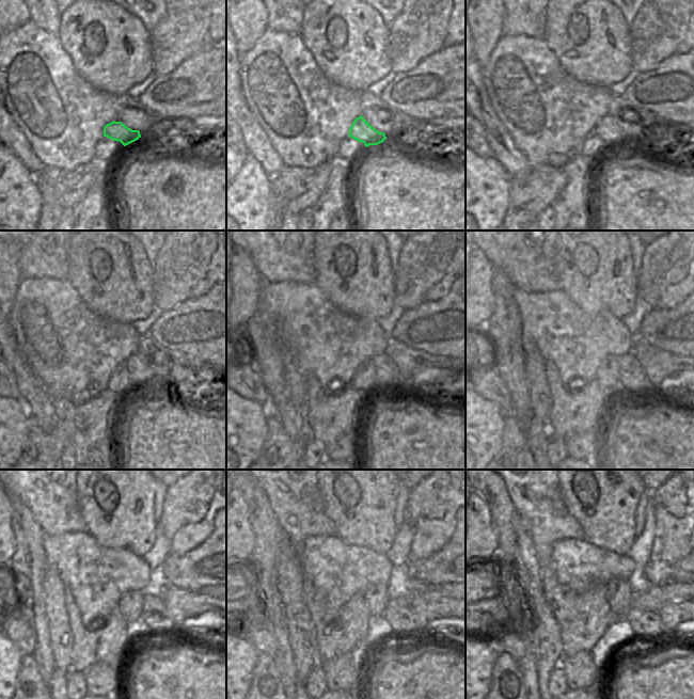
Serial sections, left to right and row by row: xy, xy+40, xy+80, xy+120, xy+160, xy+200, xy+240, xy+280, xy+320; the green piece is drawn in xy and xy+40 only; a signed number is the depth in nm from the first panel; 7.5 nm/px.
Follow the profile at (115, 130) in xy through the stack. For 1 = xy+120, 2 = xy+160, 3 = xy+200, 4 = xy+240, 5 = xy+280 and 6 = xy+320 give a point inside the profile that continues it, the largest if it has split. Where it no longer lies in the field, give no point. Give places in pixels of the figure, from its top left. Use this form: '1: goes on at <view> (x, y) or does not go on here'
1: goes on at xy+120 (140, 372)
2: goes on at xy+160 (387, 374)
3: goes on at xy+200 (631, 375)
4: goes on at xy+240 (154, 614)
5: goes on at xy+280 (397, 613)
6: goes on at xy+320 (645, 625)

